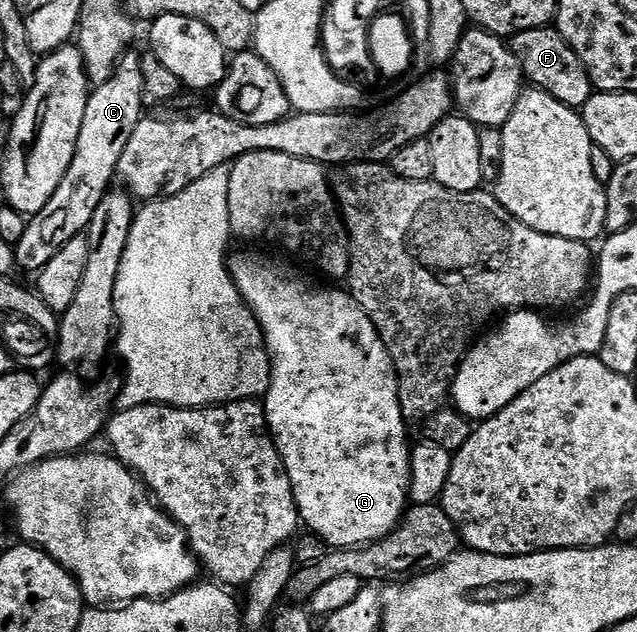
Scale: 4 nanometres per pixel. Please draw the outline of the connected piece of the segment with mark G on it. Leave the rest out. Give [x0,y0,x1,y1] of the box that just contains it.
[228,251,412,549]

